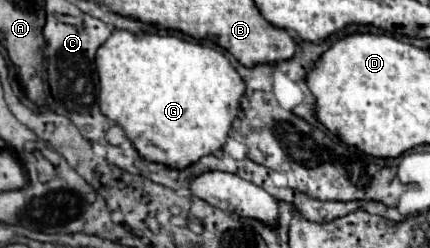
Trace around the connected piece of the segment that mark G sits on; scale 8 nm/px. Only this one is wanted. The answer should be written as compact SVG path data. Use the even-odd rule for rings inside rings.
M113 31L113 35L99 47L95 57L97 73L101 79L99 107L115 125L119 125L125 137L133 143L137 153L151 163L161 163L169 169L185 169L205 155L213 155L223 149L233 121L241 109L241 97L245 95L245 81L233 69L229 59L197 41L187 41L177 35L147 33L135 35L129 31Z

